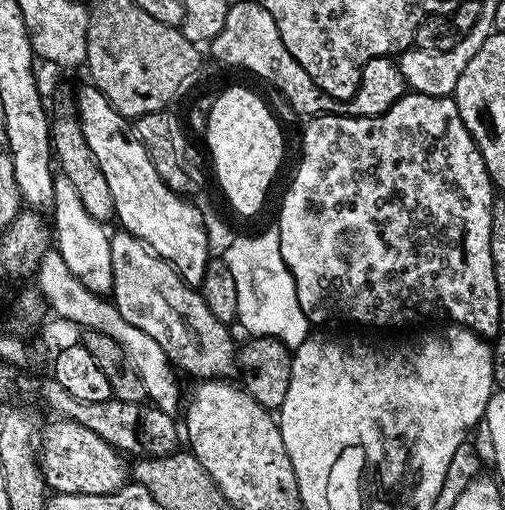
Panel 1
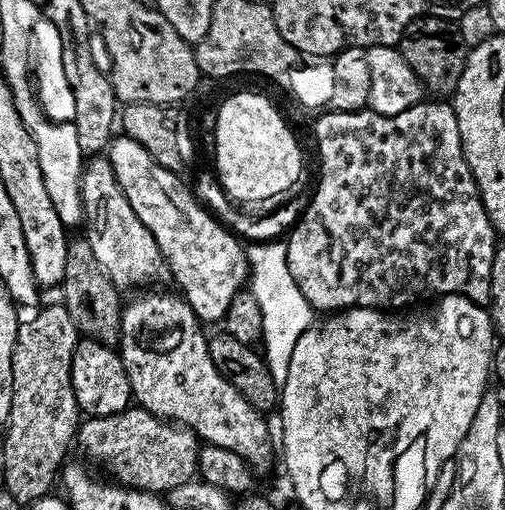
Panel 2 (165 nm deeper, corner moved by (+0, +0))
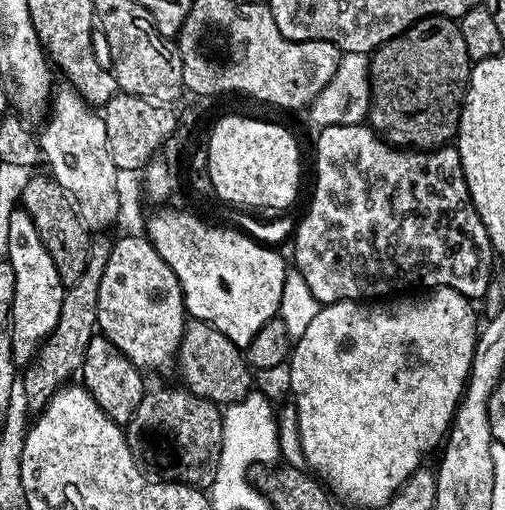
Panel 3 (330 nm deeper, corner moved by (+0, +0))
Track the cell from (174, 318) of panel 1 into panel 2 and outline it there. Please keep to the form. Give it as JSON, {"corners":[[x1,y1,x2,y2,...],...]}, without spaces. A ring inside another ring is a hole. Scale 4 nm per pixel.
{"corners":[[92,158,87,161,81,178,81,198,84,207,83,223,88,224,86,238,90,242,90,250,94,250,99,264,104,267,106,274,110,274,117,288,140,290,155,285,152,284,155,280,169,275,168,265,164,262,154,234,150,234,138,214,134,214,124,191,118,186,118,178,107,158]]}

